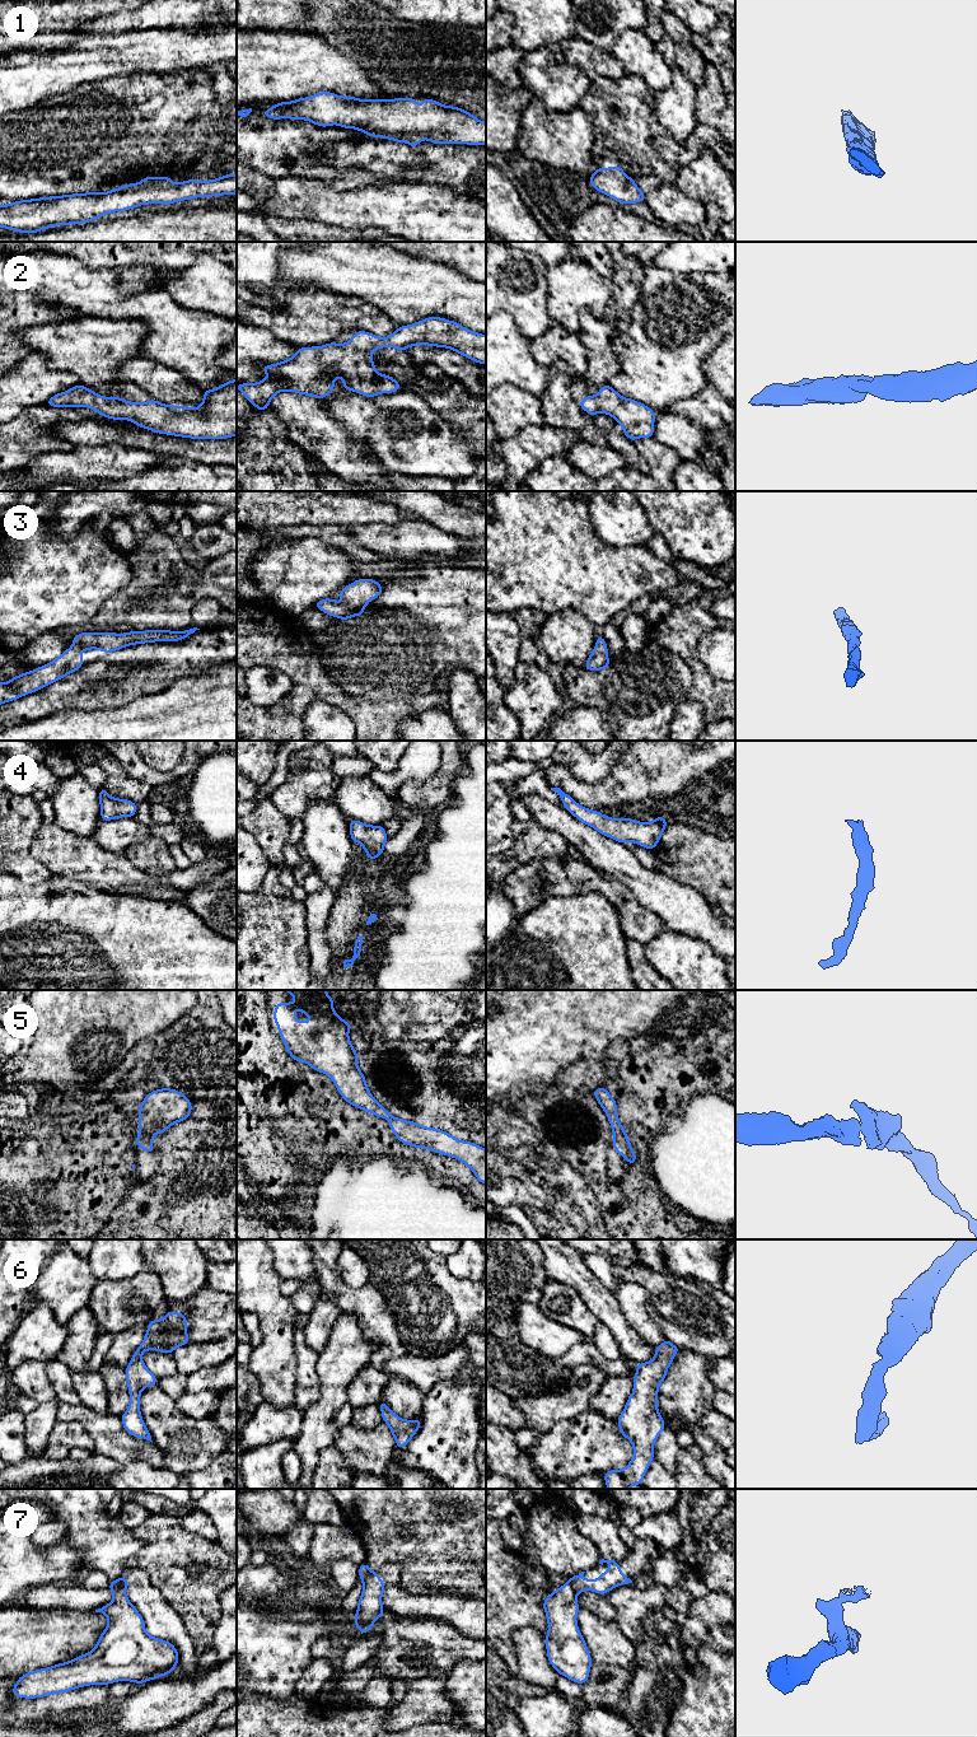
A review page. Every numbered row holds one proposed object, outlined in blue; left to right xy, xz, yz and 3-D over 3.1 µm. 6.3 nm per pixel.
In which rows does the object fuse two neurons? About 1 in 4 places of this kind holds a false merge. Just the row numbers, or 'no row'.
7

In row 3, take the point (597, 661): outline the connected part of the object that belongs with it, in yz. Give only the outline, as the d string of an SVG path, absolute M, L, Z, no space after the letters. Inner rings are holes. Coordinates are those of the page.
M602 635L597 636L595 648L585 662L584 667L589 671L597 672L609 668L611 660L608 659L608 649L606 640Z

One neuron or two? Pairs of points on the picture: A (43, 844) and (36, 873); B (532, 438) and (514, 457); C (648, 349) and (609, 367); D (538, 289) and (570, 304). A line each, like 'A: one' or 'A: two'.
A: two
B: one
C: two
D: two

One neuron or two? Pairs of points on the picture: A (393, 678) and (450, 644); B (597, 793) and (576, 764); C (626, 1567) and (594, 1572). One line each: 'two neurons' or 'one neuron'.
A: one neuron
B: two neurons
C: one neuron

